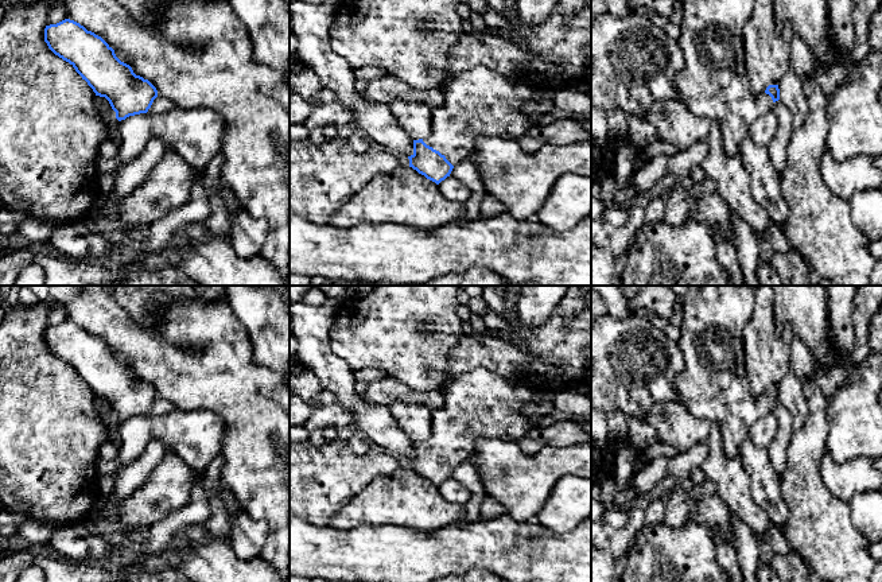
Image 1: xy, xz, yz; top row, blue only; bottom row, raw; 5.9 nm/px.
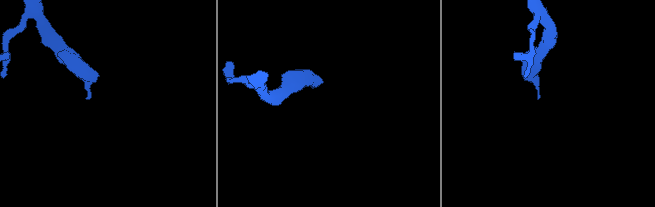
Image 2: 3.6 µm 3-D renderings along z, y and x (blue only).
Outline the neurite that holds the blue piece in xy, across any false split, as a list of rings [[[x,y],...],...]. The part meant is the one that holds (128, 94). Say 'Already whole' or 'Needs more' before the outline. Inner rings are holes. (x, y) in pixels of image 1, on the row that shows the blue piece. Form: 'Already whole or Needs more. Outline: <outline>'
Already whole. Outline: [[[74,20],[46,26],[44,42],[75,69],[96,96],[109,101],[118,121],[147,113],[158,97],[156,88],[148,79],[136,75],[101,36]]]

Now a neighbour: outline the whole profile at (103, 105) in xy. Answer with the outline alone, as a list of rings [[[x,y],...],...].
[[[96,96],[96,106],[102,123],[109,128],[110,104],[105,97]]]

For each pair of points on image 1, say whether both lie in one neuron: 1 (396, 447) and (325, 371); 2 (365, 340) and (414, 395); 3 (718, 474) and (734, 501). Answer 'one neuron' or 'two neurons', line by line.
1: one neuron
2: two neurons
3: one neuron

